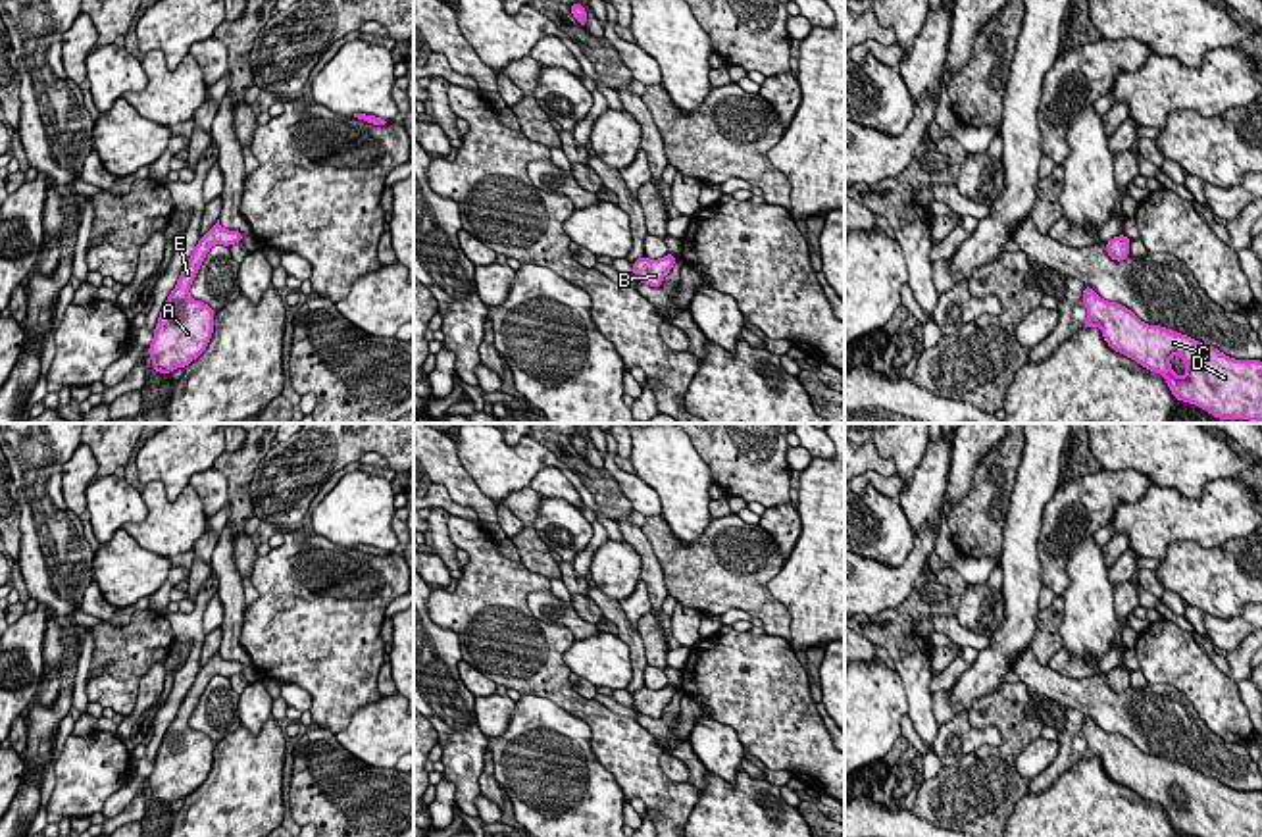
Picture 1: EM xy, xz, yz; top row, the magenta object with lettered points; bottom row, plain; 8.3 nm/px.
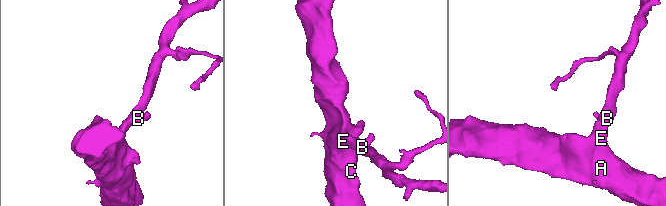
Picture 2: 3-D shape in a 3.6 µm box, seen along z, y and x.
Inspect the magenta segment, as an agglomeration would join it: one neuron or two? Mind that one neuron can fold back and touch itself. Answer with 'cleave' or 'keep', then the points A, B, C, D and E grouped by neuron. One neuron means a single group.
keep | A B C D E

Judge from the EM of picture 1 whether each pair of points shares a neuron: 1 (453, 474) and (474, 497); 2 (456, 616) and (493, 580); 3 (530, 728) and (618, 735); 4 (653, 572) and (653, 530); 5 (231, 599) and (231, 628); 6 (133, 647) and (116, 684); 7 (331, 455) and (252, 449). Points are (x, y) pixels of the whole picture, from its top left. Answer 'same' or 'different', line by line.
1: same
2: same
3: different
4: different
5: same
6: same
7: different

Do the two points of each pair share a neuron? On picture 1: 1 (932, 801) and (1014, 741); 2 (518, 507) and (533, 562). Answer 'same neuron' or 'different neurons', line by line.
1: same neuron
2: same neuron

